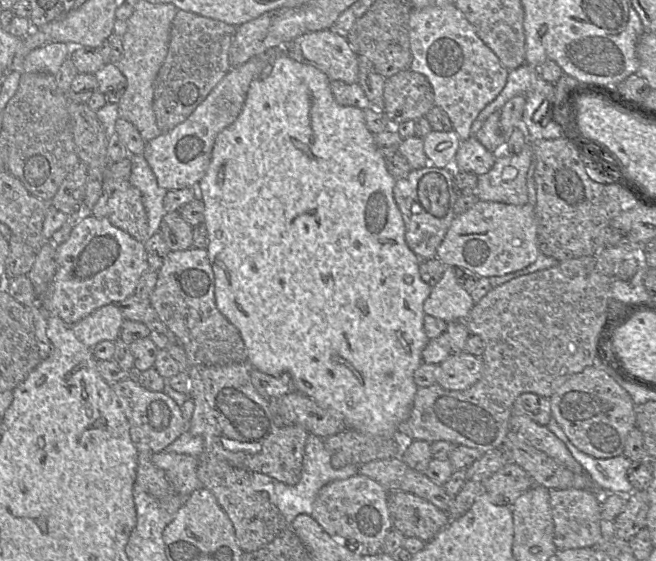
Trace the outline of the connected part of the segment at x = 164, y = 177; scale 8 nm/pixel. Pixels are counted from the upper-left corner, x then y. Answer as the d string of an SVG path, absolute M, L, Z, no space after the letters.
M284 46L278 51L252 57L244 64L231 68L185 121L145 143L142 155L155 174L160 187L166 190L179 190L199 183L209 167L217 135L231 125L241 113L250 84L267 59L279 54L287 54L299 62L304 62L301 50L295 46Z

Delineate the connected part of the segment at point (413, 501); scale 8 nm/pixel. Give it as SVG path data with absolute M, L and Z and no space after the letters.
M388 491L387 505L393 529L405 537L416 537L425 543L451 521L446 512L413 493Z

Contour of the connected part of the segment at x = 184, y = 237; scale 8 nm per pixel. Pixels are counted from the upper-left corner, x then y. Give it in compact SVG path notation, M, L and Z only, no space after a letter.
M179 211L167 212L159 231L170 251L182 251L193 247L193 227L180 215Z

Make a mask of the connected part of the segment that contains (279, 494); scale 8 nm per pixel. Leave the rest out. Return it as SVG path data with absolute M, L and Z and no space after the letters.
M309 434L305 446L301 478L296 485L288 485L266 474L252 472L252 486L255 490L267 491L270 501L277 506L289 526L291 526L297 515L312 514L313 502L323 486L335 480L347 479L358 473L360 465L348 464L339 469L333 468L331 465L331 456L330 452L324 446L323 438Z

